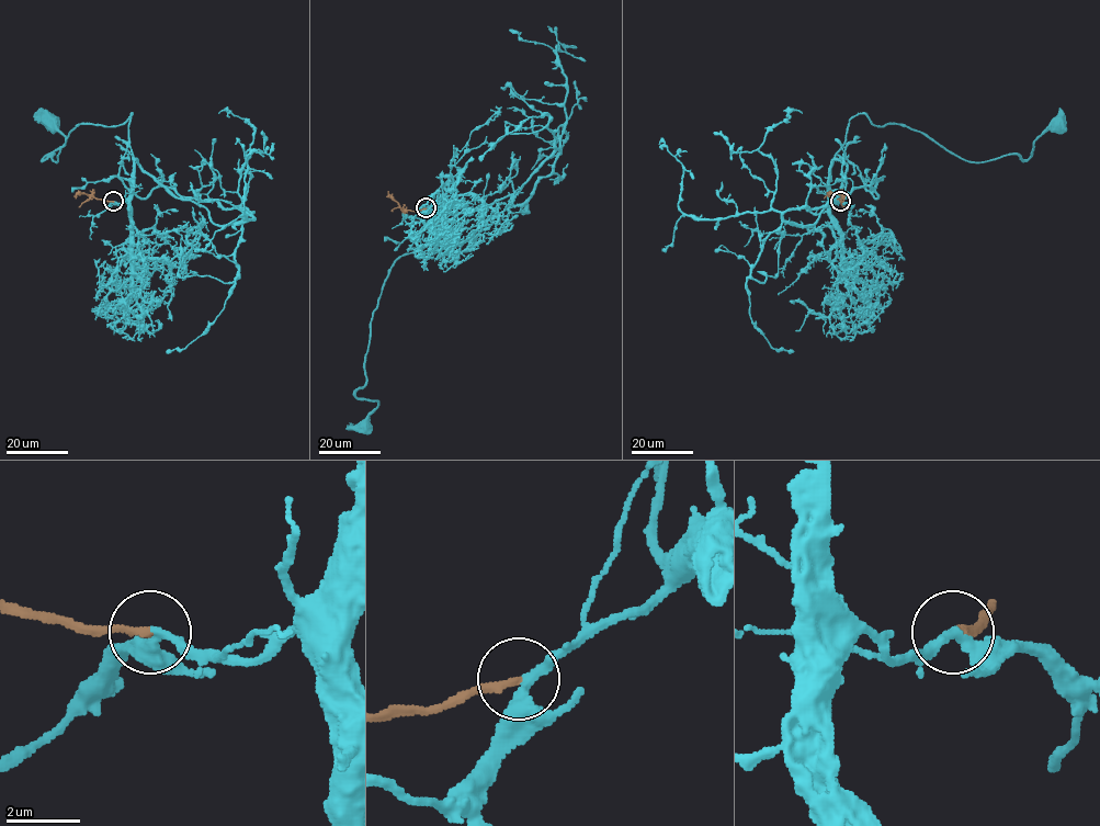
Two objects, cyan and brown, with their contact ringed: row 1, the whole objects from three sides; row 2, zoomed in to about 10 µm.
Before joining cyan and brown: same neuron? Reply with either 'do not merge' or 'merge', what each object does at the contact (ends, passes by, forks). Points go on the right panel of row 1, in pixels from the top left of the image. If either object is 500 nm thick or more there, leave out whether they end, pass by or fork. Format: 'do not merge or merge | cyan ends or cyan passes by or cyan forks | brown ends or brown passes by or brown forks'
merge | cyan passes by | brown ends

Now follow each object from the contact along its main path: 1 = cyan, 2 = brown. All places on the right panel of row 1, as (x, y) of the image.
1: (841, 202), (830, 197), (831, 159), (860, 113), (985, 162), (1016, 154), (1027, 159), (1034, 142), (1061, 123)
2: (841, 202), (843, 199), (838, 194), (824, 199)

